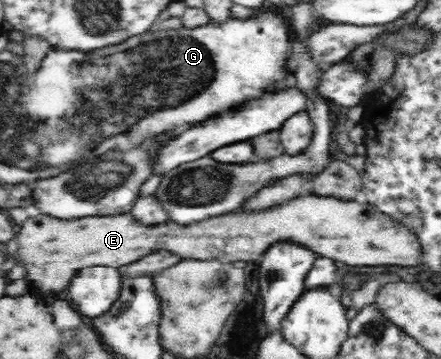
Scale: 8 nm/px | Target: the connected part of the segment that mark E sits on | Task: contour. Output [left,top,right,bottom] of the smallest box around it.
[16,197,420,293]

